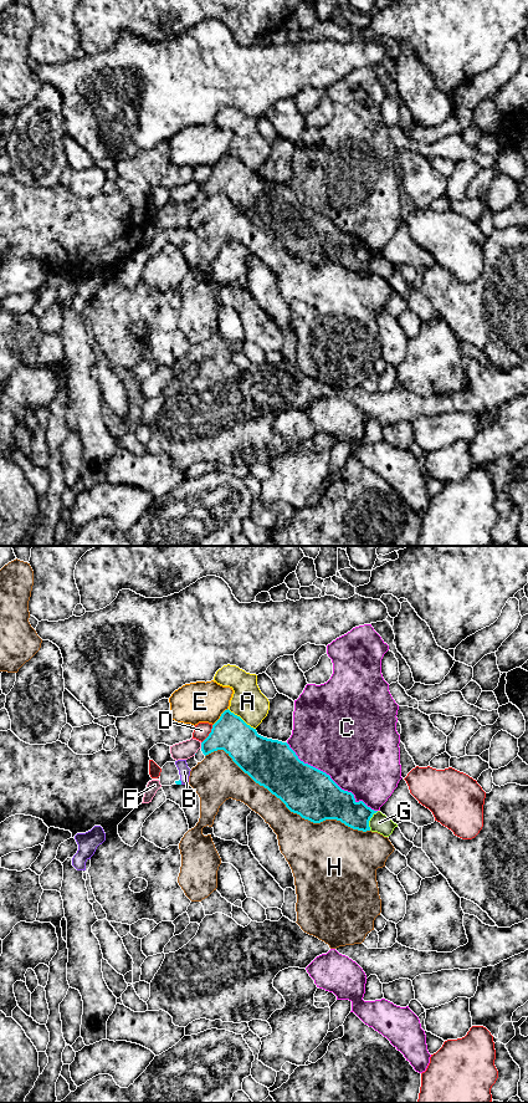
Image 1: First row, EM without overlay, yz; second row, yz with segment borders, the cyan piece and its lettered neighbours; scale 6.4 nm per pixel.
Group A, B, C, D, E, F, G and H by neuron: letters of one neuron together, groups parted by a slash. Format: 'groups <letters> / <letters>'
groups A / B / C / D / E / F / G / H

